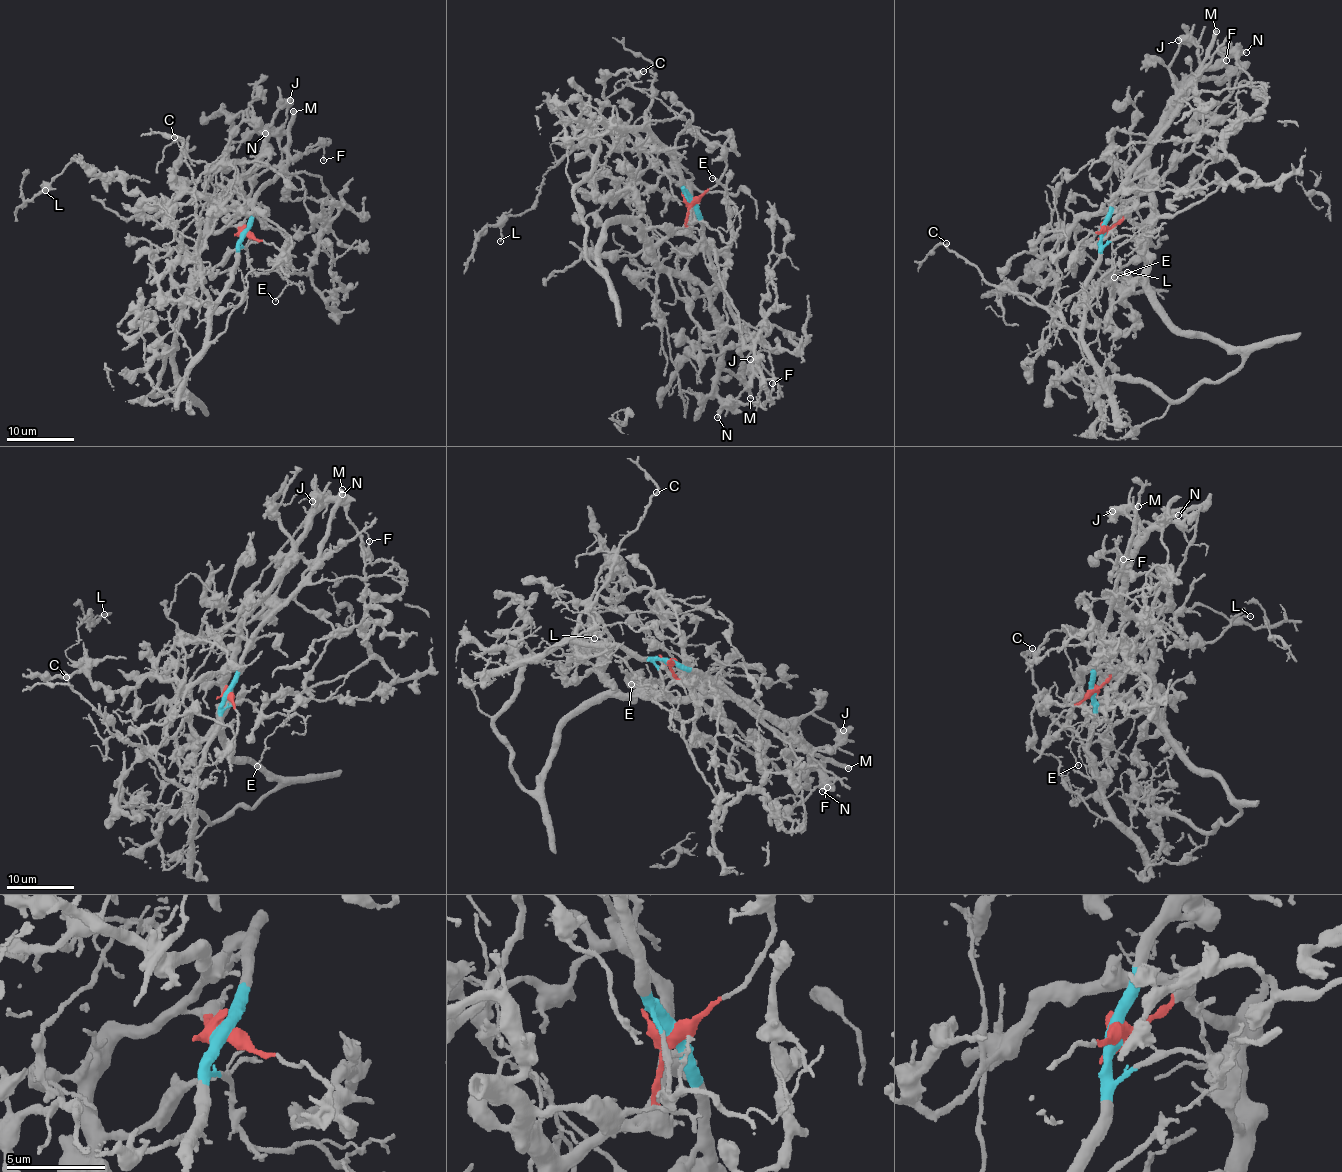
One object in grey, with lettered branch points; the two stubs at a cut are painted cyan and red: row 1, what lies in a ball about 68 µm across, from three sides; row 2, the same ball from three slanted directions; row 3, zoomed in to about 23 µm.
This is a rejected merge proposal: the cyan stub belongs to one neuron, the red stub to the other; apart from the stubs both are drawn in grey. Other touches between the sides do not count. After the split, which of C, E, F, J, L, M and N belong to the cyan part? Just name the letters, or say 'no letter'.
C, E, M

